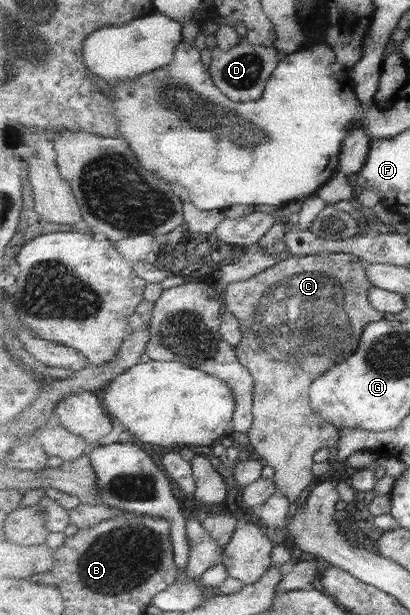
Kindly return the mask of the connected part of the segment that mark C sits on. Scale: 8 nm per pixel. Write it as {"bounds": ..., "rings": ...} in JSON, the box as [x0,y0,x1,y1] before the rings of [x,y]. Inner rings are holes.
{"bounds":[222,253,384,503],"rings":[[[347,253],[285,256],[266,271],[246,281],[228,284],[222,291],[226,309],[242,321],[243,341],[238,347],[237,355],[256,381],[255,420],[247,433],[250,439],[249,449],[261,456],[267,465],[276,469],[274,481],[278,492],[286,494],[291,503],[302,495],[302,491],[314,479],[314,455],[322,447],[338,446],[341,439],[339,429],[331,423],[324,423],[312,409],[313,381],[319,378],[322,371],[354,355],[362,340],[364,329],[369,324],[384,319],[384,313],[372,305],[369,297],[375,285],[368,277],[367,268],[368,265],[363,260]]]}

